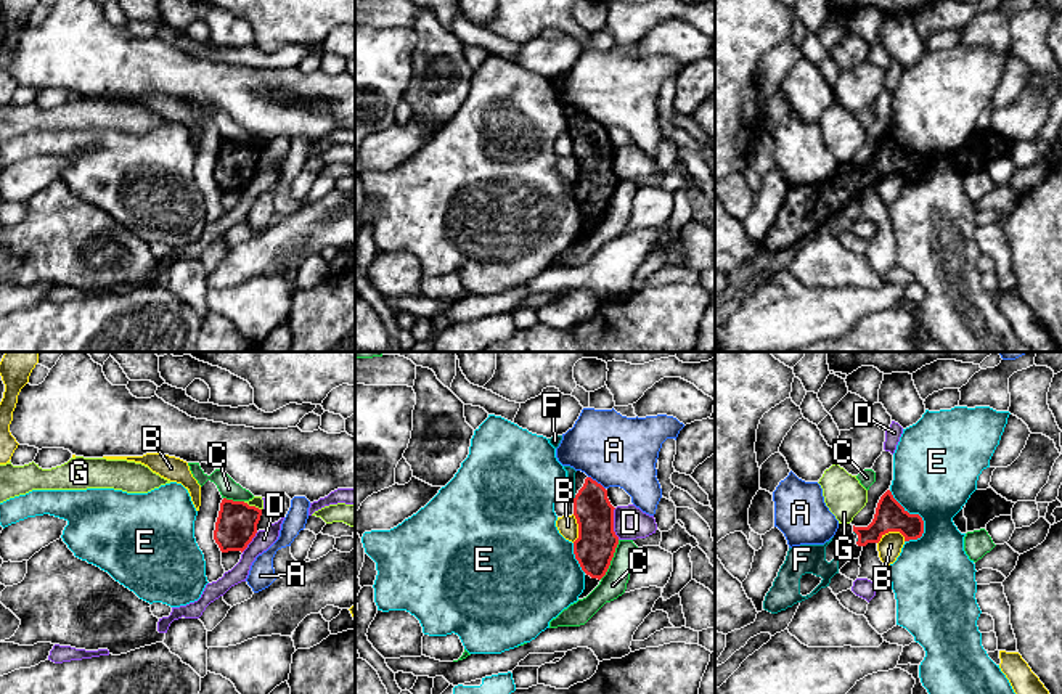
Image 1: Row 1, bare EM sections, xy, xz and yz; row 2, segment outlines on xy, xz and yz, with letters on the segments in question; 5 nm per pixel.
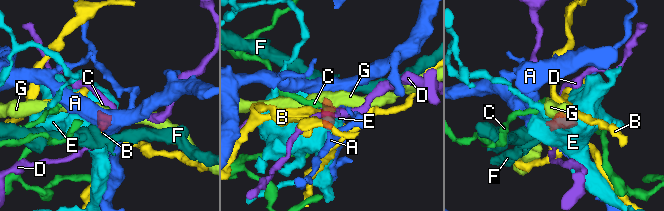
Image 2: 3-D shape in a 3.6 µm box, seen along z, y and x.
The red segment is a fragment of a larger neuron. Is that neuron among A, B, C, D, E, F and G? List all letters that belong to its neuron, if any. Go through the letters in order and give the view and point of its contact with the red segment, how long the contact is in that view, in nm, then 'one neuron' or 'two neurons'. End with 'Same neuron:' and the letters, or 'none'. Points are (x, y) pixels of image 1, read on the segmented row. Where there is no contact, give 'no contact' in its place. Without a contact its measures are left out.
A: xz (595, 481) | 110 nm | two neurons
B: yz (890, 530) | 150 nm | two neurons
C: xz (611, 559) | 220 nm | two neurons
D: xz (612, 524) | 160 nm | two neurons
E: yz (914, 514) | 300 nm | two neurons
F: xz (575, 497) | 30 nm | one neuron
G: xy (253, 506) | 100 nm | two neurons
Same neuron: F

